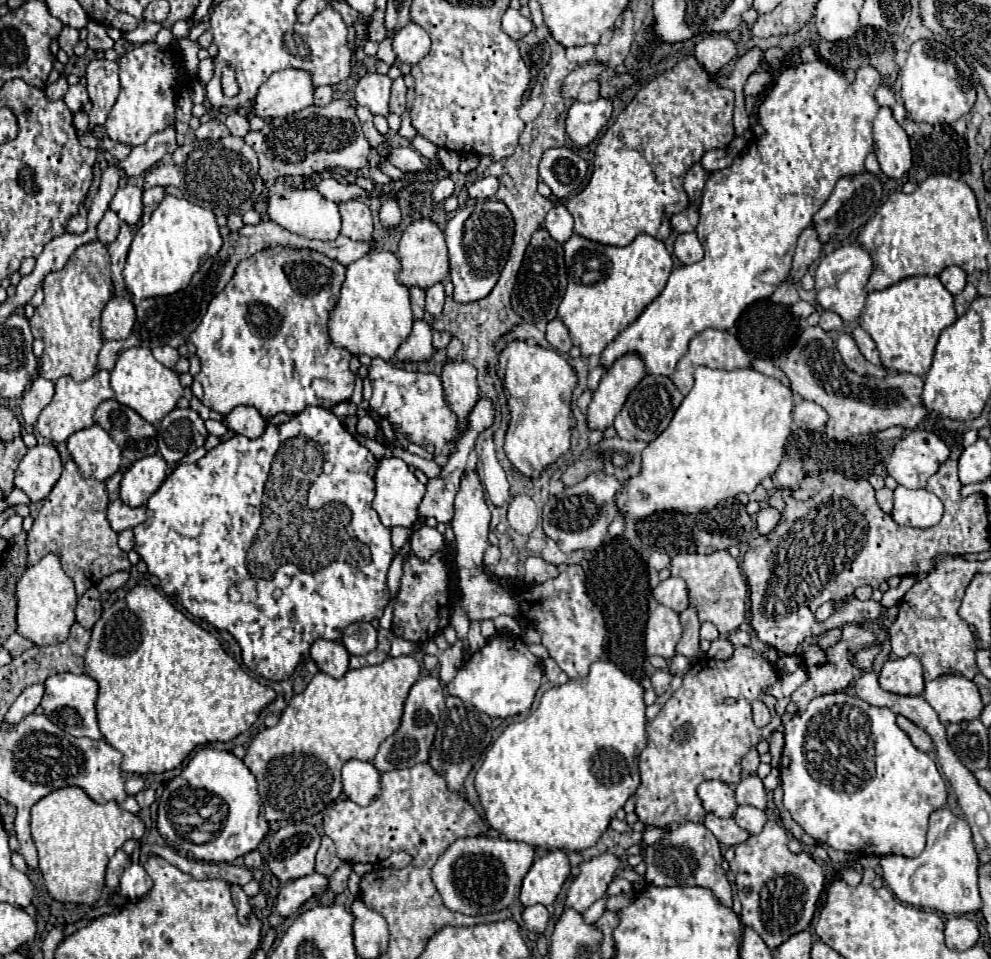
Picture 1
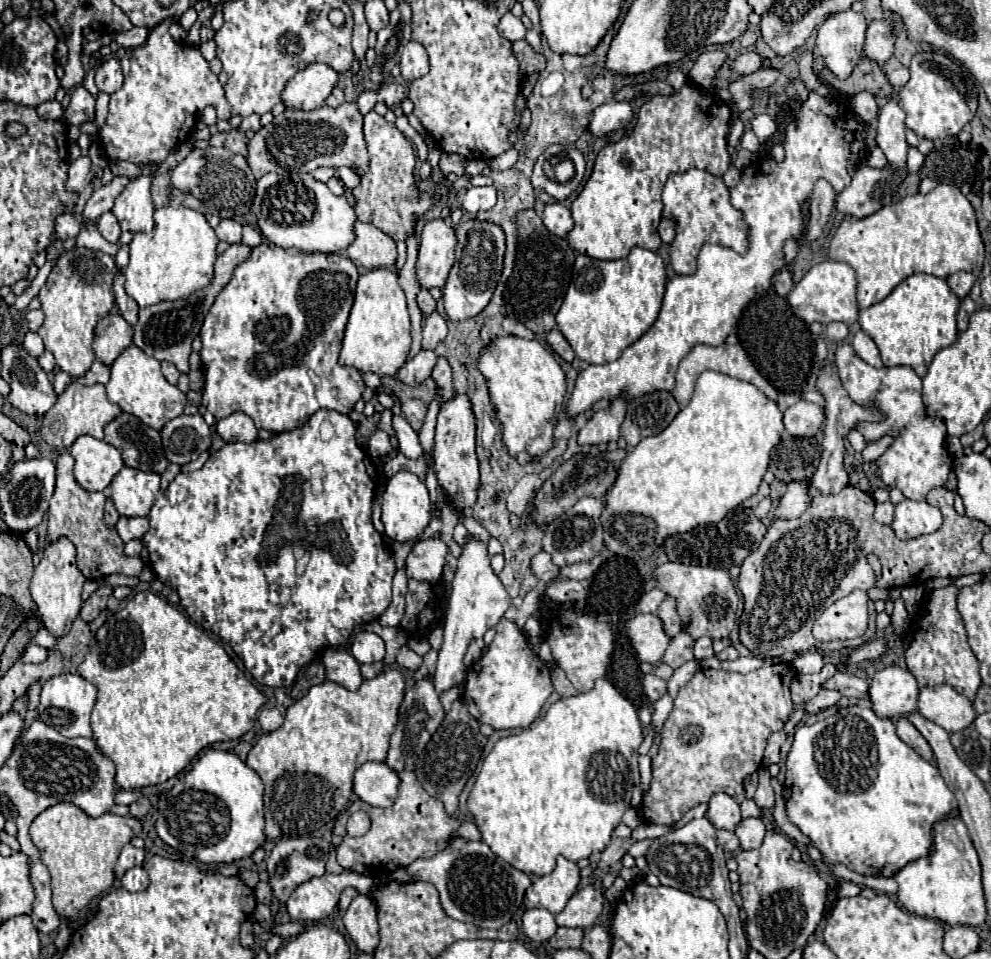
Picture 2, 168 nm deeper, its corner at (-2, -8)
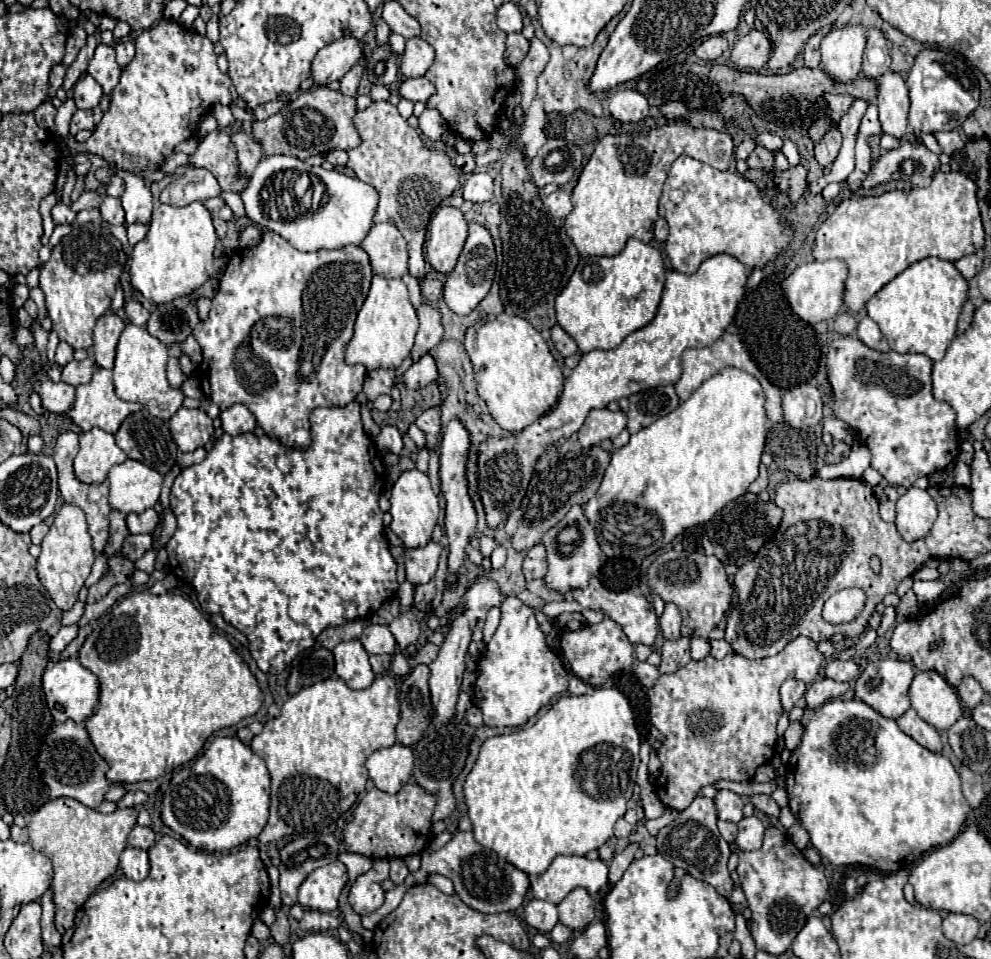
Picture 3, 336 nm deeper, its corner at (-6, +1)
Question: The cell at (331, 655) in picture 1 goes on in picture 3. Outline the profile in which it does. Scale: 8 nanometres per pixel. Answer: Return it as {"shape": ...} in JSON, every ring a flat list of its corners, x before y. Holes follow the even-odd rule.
{"shape":[[345,641,333,649,335,673,351,689,367,689,375,681,375,673,369,665,369,655,359,641]]}

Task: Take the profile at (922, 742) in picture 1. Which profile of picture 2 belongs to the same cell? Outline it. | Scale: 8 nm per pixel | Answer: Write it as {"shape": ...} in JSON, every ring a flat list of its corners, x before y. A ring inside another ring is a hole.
{"shape":[[899,718,897,720,897,734,899,734,899,738,903,740,903,742,907,742,921,758,925,758,925,760,933,760,933,750,931,750,931,746,927,744,927,740,921,736,921,732,907,720,907,718]]}

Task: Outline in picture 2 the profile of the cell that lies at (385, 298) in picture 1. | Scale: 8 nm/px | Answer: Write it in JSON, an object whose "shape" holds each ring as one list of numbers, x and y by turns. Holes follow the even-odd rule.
{"shape":[[373,268,359,276,355,300,343,336,339,362,359,372,375,372,377,376,395,376,407,362,411,350,411,320,405,292,399,286,397,272,391,268]]}

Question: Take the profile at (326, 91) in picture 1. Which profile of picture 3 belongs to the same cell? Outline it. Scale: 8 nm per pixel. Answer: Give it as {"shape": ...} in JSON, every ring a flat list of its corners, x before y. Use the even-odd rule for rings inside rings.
{"shape":[[359,61,359,63,341,79,341,93,343,93,343,95,357,95,357,87,359,87,361,73,363,73,363,61]]}

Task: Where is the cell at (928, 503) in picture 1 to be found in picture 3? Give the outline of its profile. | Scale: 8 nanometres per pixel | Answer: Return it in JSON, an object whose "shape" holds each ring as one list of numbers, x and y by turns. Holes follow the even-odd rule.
{"shape":[[911,487,897,501,897,531,905,541,925,537,937,519,937,505,925,489]]}

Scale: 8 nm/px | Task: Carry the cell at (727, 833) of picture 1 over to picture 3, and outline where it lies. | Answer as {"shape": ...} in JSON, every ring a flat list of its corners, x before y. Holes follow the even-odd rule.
{"shape":[[719,821,719,831,721,831,721,837,727,843,733,843,735,841,735,833,737,833,737,825,731,823,731,821]]}

